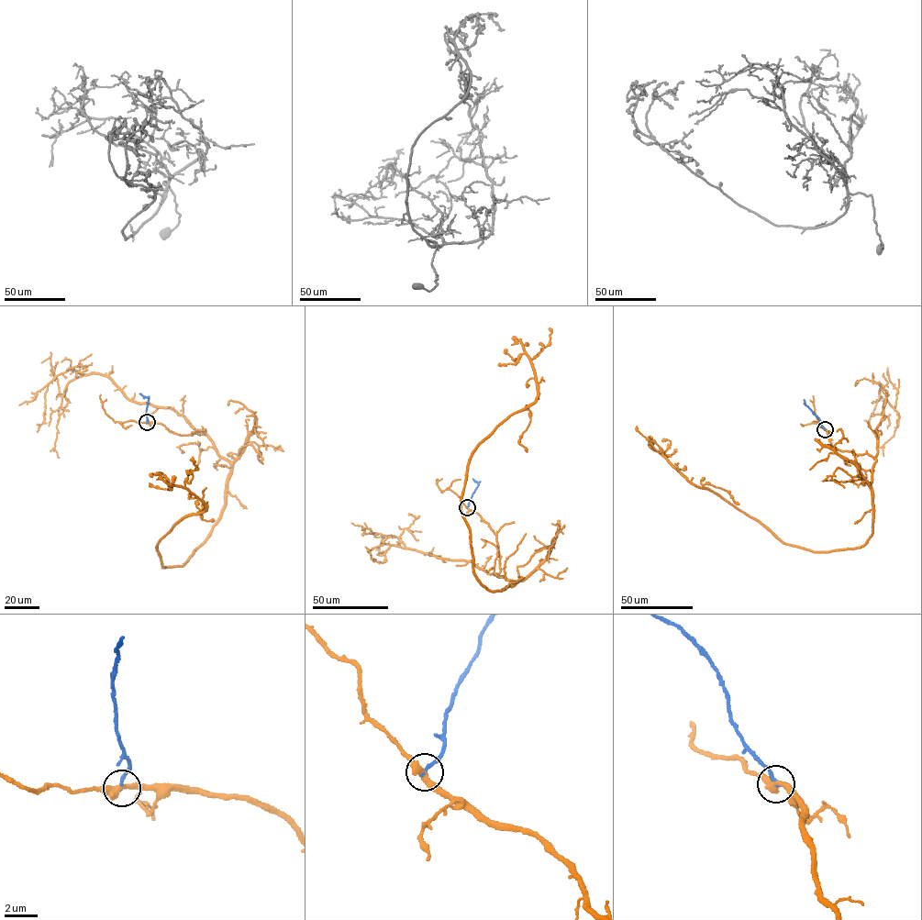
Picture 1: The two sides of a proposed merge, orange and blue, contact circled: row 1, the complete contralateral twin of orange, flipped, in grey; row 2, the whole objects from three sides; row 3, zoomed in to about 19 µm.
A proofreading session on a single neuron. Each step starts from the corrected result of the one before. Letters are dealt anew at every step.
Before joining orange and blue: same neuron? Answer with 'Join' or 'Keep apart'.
Join

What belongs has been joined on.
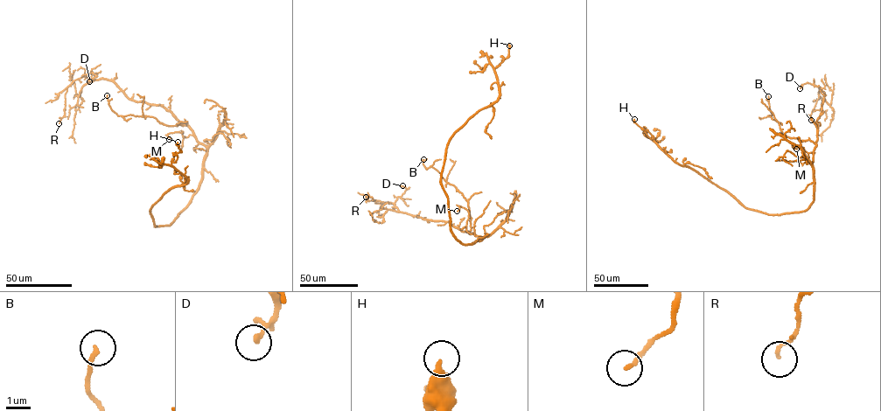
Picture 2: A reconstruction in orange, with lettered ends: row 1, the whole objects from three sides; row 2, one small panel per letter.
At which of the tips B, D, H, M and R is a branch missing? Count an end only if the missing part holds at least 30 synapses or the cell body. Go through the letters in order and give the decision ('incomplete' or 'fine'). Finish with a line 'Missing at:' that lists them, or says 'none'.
B: fine
D: fine
H: fine
M: fine
R: fine
Missing at: none

